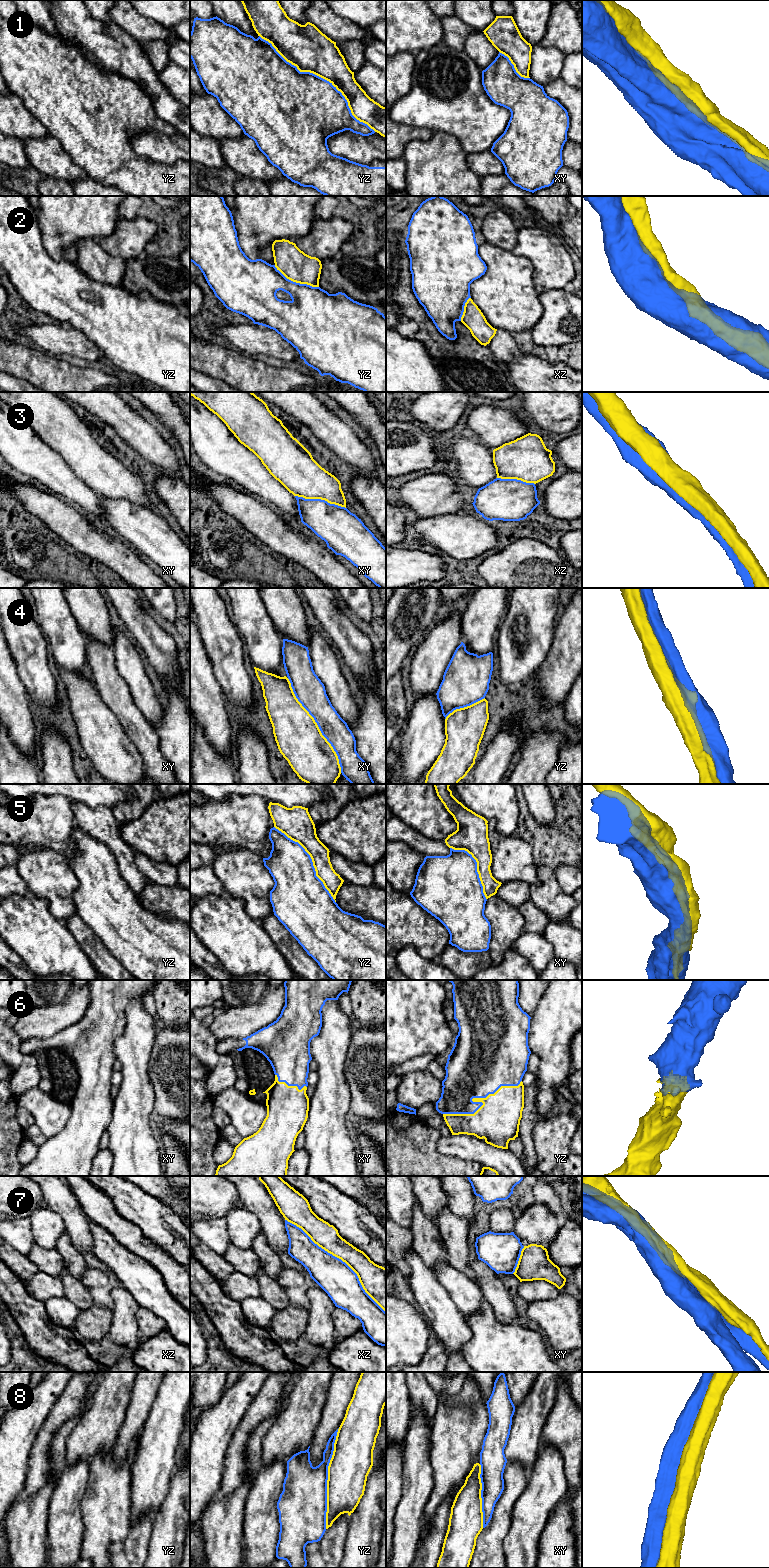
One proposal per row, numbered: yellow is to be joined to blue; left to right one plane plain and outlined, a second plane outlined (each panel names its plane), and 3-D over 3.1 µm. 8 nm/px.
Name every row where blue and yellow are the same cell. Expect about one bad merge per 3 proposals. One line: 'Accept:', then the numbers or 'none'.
Accept: 1, 2, 5, 6

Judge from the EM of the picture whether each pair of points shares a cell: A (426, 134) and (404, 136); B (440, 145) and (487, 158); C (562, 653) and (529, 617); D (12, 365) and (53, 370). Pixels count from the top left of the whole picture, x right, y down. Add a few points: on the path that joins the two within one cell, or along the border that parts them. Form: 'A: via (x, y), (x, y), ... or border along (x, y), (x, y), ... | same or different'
A: via (421, 134), (409, 134) | same
B: via (452, 157), (458, 163), (475, 163) | same
C: border along (555, 629), (549, 652), (541, 663) | different
D: via (22, 365), (33, 365), (43, 370) | same

